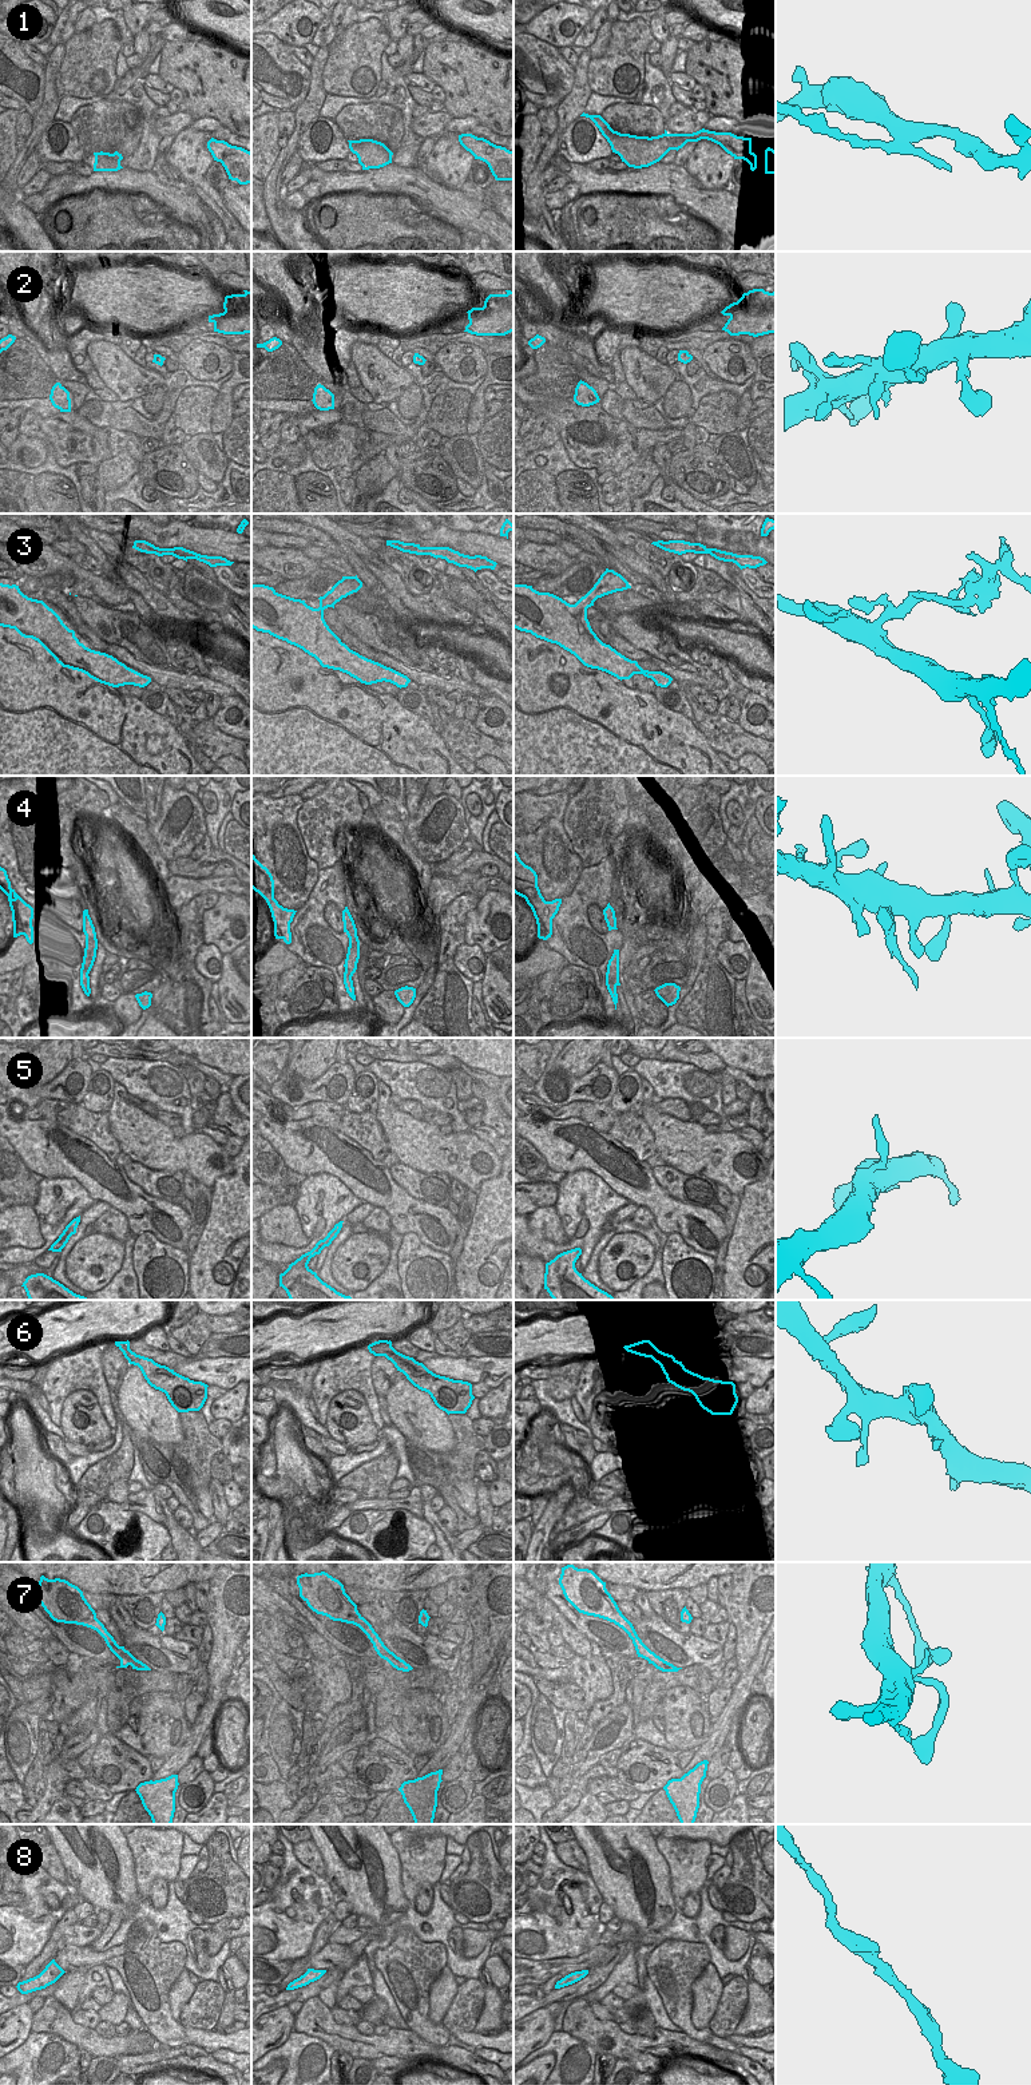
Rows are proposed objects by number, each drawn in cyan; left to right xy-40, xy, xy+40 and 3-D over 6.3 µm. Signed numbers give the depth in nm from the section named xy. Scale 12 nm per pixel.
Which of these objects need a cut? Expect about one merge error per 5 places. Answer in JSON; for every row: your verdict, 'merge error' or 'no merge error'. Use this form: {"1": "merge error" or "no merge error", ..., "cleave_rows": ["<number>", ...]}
{"1": "merge error", "2": "no merge error", "3": "merge error", "4": "no merge error", "5": "no merge error", "6": "no merge error", "7": "no merge error", "8": "no merge error", "cleave_rows": ["1", "3"]}

